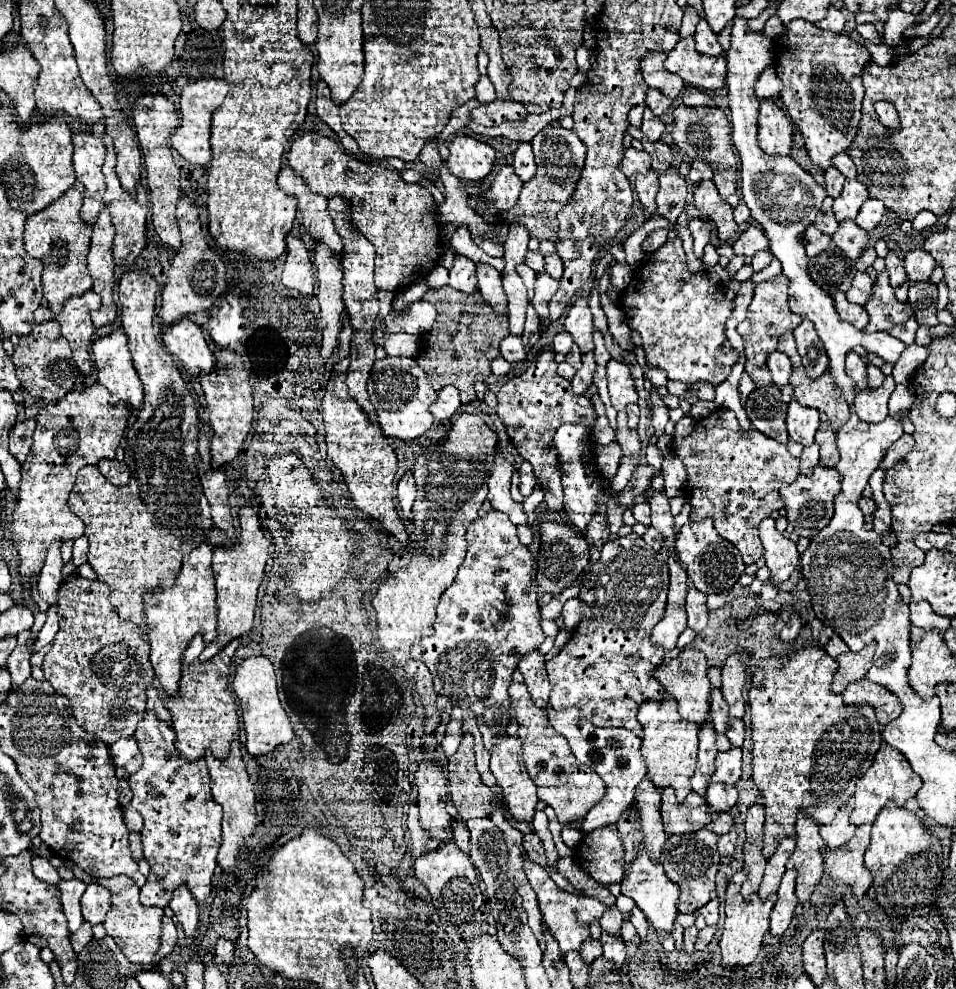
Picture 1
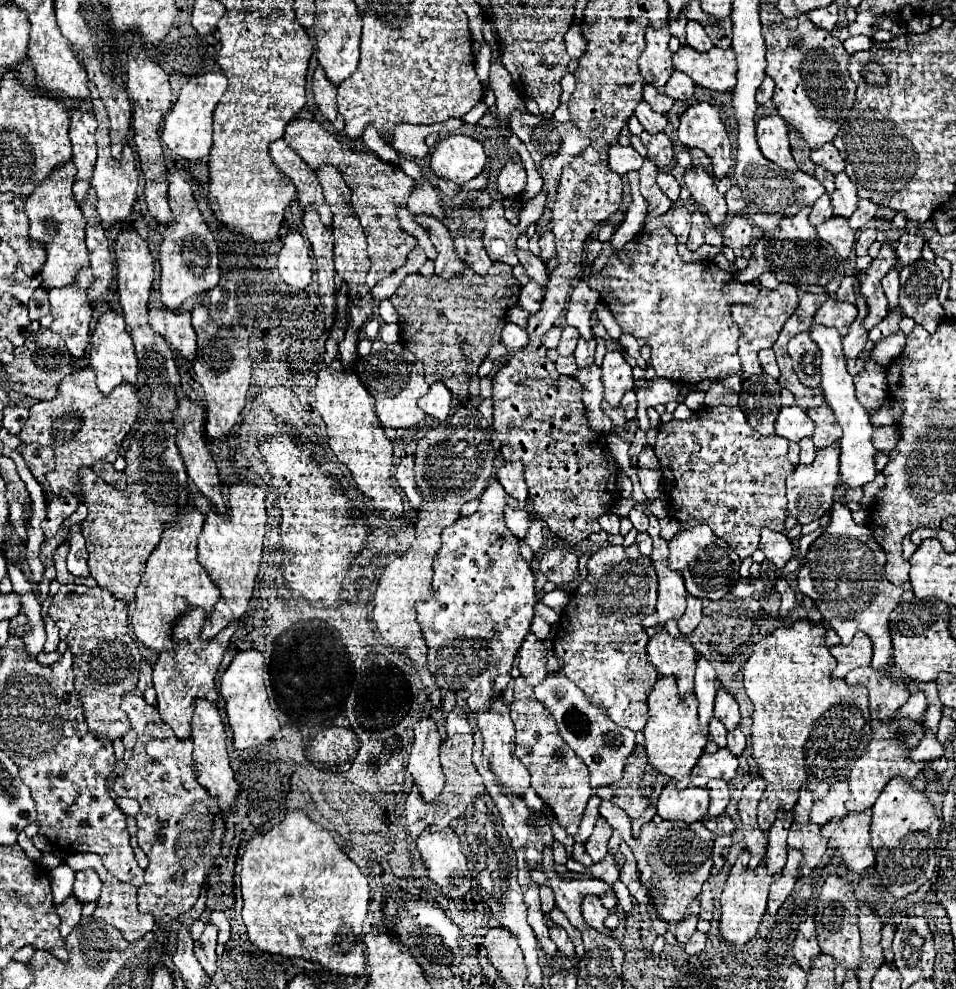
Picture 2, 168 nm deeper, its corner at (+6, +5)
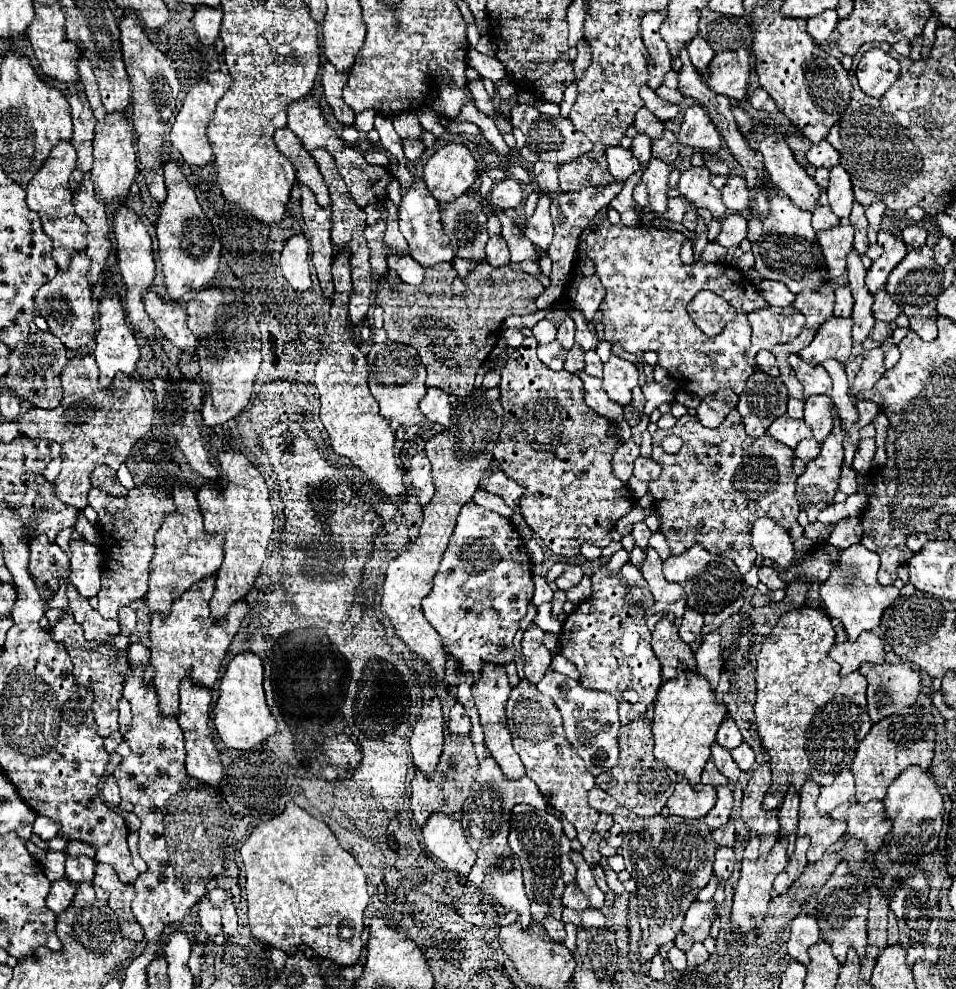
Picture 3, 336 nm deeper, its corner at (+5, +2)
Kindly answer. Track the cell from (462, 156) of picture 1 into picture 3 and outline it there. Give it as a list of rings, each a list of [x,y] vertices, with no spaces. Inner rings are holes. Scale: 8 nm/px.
[[[447,143],[437,149],[423,169],[427,189],[437,201],[455,201],[477,177],[477,161],[463,143]]]

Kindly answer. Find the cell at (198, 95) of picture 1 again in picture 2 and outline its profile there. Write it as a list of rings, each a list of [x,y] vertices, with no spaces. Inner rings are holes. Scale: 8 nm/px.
[[[206,72],[192,76],[188,84],[182,86],[172,112],[164,118],[162,128],[162,140],[172,152],[186,160],[202,160],[204,156],[208,156],[212,146],[212,114],[226,88],[228,78],[222,72]]]

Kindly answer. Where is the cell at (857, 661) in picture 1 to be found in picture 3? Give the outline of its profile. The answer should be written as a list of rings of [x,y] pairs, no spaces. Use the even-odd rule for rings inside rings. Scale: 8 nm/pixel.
[[[869,631],[861,633],[857,641],[835,643],[829,655],[841,665],[843,677],[857,671],[861,663],[883,663],[885,661],[883,641],[875,633],[869,633]]]

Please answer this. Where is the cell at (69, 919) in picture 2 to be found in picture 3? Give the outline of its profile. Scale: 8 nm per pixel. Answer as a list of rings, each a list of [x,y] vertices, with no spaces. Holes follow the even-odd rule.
[[[59,879],[55,883],[51,883],[51,891],[47,895],[47,907],[55,913],[55,915],[61,915],[73,901],[77,893],[77,887],[67,881],[67,879]]]

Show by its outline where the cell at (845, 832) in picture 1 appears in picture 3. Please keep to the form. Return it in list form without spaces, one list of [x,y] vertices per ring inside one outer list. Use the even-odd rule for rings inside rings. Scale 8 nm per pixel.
[[[843,769],[829,787],[821,787],[821,795],[817,799],[819,815],[829,815],[843,803],[855,803],[855,781],[849,769]]]

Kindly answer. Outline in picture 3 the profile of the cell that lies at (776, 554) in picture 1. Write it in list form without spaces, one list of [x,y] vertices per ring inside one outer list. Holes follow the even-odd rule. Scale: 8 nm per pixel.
[[[759,519],[753,525],[751,539],[753,539],[753,547],[755,547],[759,557],[771,559],[779,567],[789,567],[791,565],[791,561],[795,557],[791,537],[775,521]]]

